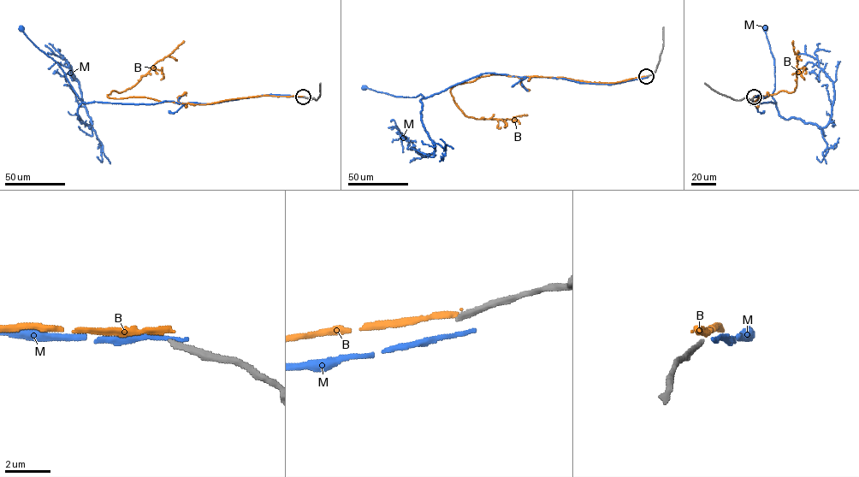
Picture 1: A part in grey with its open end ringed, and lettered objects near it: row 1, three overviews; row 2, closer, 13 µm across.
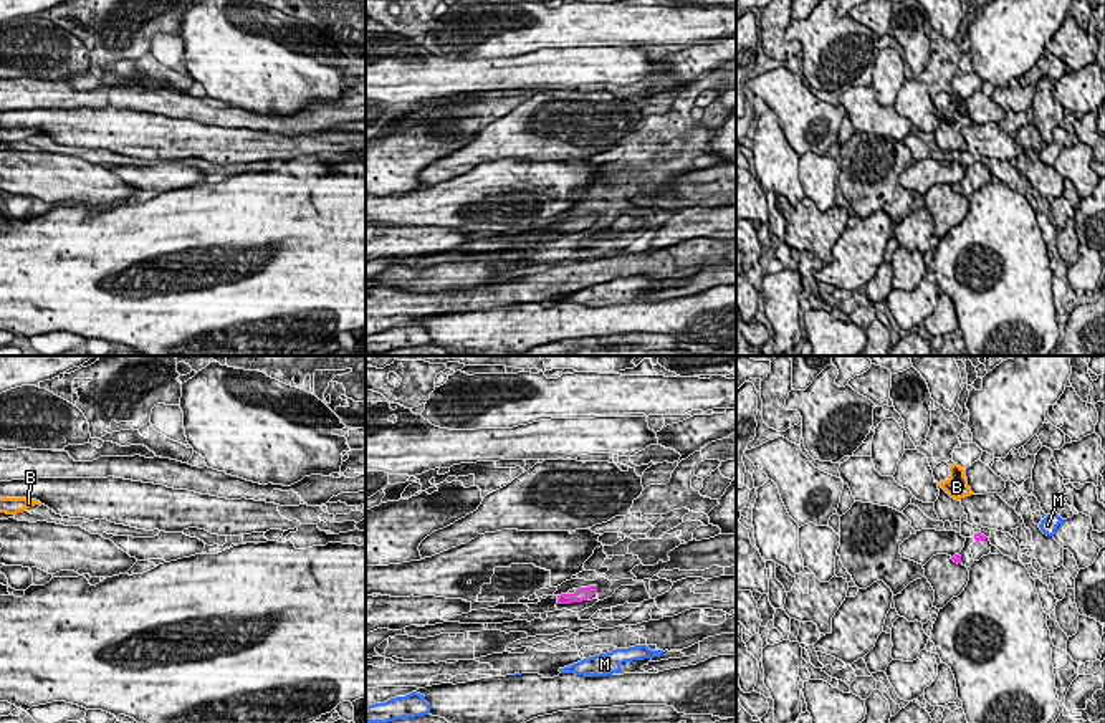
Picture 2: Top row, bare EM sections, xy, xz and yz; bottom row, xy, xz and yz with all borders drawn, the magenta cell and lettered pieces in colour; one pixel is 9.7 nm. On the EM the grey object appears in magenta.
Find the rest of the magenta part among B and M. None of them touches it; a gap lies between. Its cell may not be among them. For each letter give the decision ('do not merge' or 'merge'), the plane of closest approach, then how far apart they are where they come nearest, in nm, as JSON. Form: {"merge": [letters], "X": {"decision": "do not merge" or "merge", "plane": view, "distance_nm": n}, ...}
{"merge": [], "B": {"decision": "do not merge", "plane": "yz", "distance_nm": 360}, "M": {"decision": "do not merge", "plane": "yz", "distance_nm": 550}}

